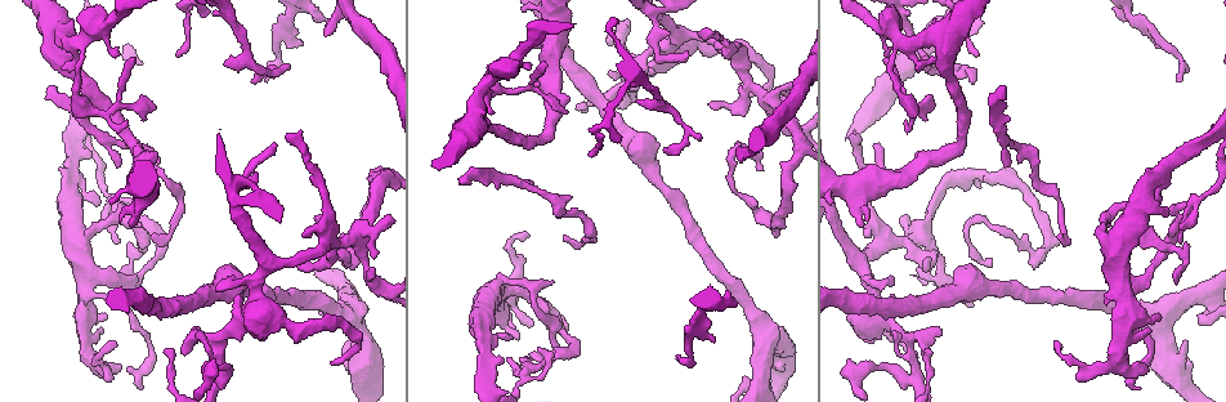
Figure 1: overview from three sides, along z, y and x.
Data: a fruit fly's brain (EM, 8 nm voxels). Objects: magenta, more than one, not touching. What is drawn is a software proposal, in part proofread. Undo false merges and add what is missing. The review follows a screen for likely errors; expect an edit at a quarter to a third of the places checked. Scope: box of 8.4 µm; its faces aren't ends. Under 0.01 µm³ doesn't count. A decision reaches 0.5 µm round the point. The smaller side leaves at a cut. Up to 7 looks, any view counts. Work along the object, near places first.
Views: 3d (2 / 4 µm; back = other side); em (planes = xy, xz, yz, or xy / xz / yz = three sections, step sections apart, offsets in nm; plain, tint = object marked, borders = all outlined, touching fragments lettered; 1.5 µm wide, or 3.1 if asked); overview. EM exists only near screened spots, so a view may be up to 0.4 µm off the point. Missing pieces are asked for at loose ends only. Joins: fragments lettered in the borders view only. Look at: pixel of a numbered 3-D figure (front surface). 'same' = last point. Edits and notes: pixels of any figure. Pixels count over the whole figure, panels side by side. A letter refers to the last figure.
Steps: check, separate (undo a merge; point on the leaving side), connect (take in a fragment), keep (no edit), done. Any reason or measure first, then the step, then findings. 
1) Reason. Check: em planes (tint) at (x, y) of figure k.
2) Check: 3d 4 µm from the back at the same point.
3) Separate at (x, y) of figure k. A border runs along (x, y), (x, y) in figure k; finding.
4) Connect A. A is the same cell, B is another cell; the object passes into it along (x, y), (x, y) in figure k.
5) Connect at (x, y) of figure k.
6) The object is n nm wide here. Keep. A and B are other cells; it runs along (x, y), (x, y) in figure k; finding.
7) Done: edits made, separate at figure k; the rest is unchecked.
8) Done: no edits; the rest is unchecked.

An open end. Check: em xz step 8 (tint) at (529, 236) of figure 1.

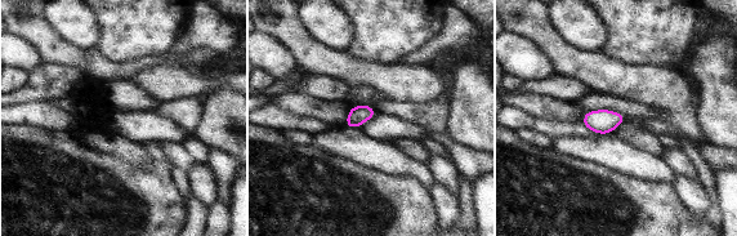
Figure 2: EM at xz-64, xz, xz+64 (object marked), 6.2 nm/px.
Cut it another way. Check: em planes (borders) at the same point.

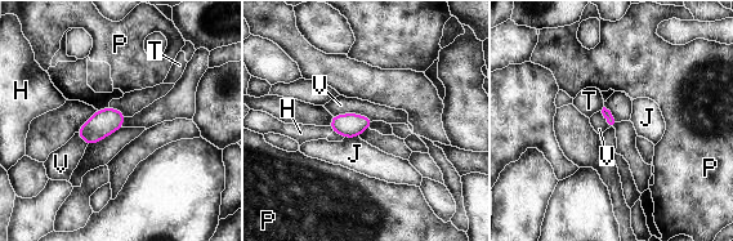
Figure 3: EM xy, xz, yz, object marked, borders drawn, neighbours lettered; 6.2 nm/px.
The longest contact is with V, 260 nm. Keep. H, J, P, T and V are other cells; a border runs along (333, 115), (361, 114), (374, 120) in figure 3; none of them fits.

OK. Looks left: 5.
An open end. Check: em yz step 8 (borders) at (565, 239) of figure 1.

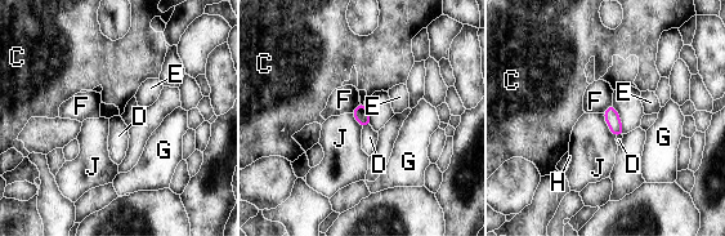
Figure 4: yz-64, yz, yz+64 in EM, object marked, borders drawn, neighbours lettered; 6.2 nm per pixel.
Keep. C, D, E, F, G, H and J are other cells; a border runs along (602, 114), (608, 129), (616, 137) in figure 4; none of them fits.

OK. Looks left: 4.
Abrupt turn. Check: 3d 2 µm at (169, 383) of figure 1.

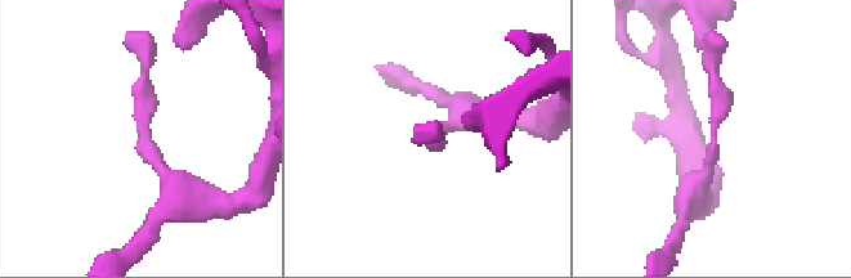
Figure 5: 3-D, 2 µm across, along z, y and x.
Check: em planes (tint) at (141, 133) of figure 5.

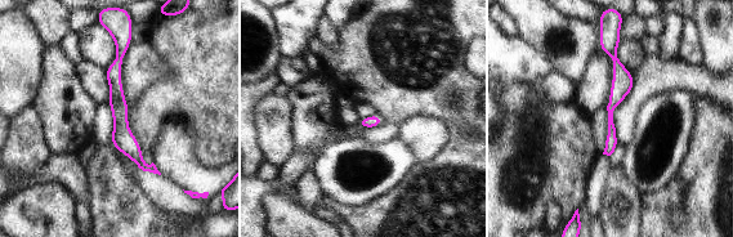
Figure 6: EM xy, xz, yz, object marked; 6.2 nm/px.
See the neighbours. Check: em planes (borders) at the same point.

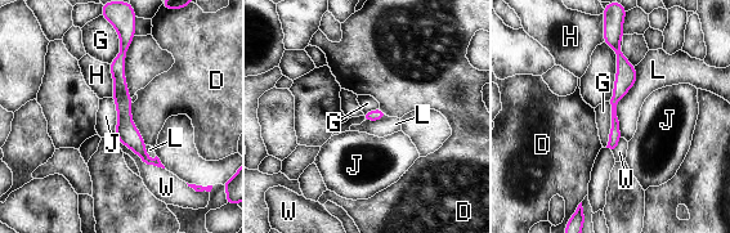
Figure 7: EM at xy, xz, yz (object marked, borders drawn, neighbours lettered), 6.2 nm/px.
Keep. D, G, H, J, L and W are other cells; it runs along (126, 37), (119, 62), (125, 131), (156, 162) in figure 7; continuous, no second neuron.

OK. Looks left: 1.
Done: no edits; the rest is unchecked.

